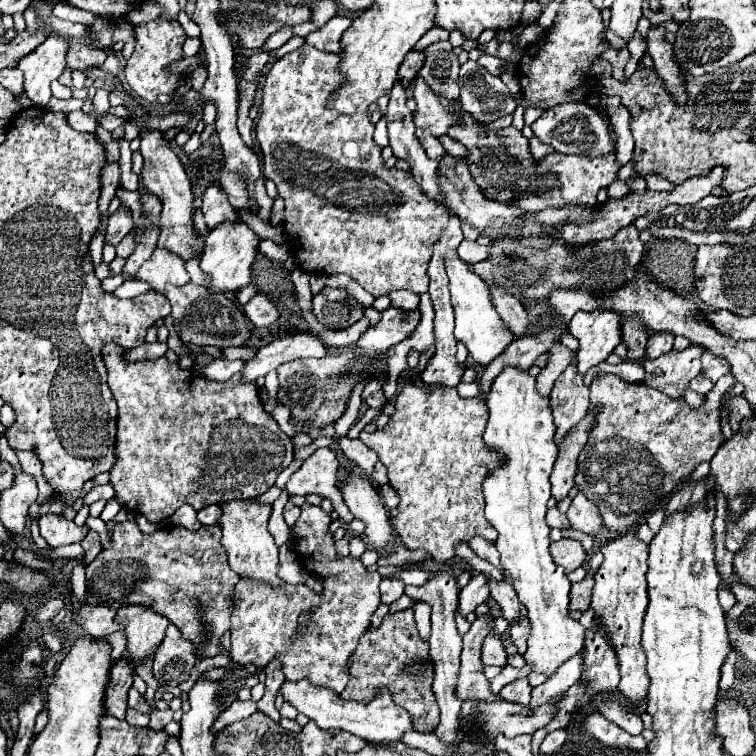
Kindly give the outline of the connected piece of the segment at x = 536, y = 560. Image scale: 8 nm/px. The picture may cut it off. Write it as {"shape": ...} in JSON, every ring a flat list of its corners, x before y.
{"shape":[[505,368,501,376,493,382,489,400,489,422,483,434,483,440,491,452,499,454,499,464,495,470,489,472,489,476,483,480,483,494,485,494,485,518,489,524,499,532,499,538,495,542,503,568,507,574,513,576,513,588,519,596,519,600,529,610,531,620,531,636,529,636,529,648,525,652,525,660,533,664,533,670,545,672,551,676,557,666,561,666,567,658,577,654,583,648,585,640,585,628,569,616,569,588,571,582,567,580,561,566,557,566,549,552,549,526,545,524,545,512,547,512,547,500,551,498,551,484,549,476,553,470,553,464,557,460,557,446,553,444,553,416,549,408,549,400,541,398,535,390,535,378,531,378,527,372,521,372,517,368]]}

